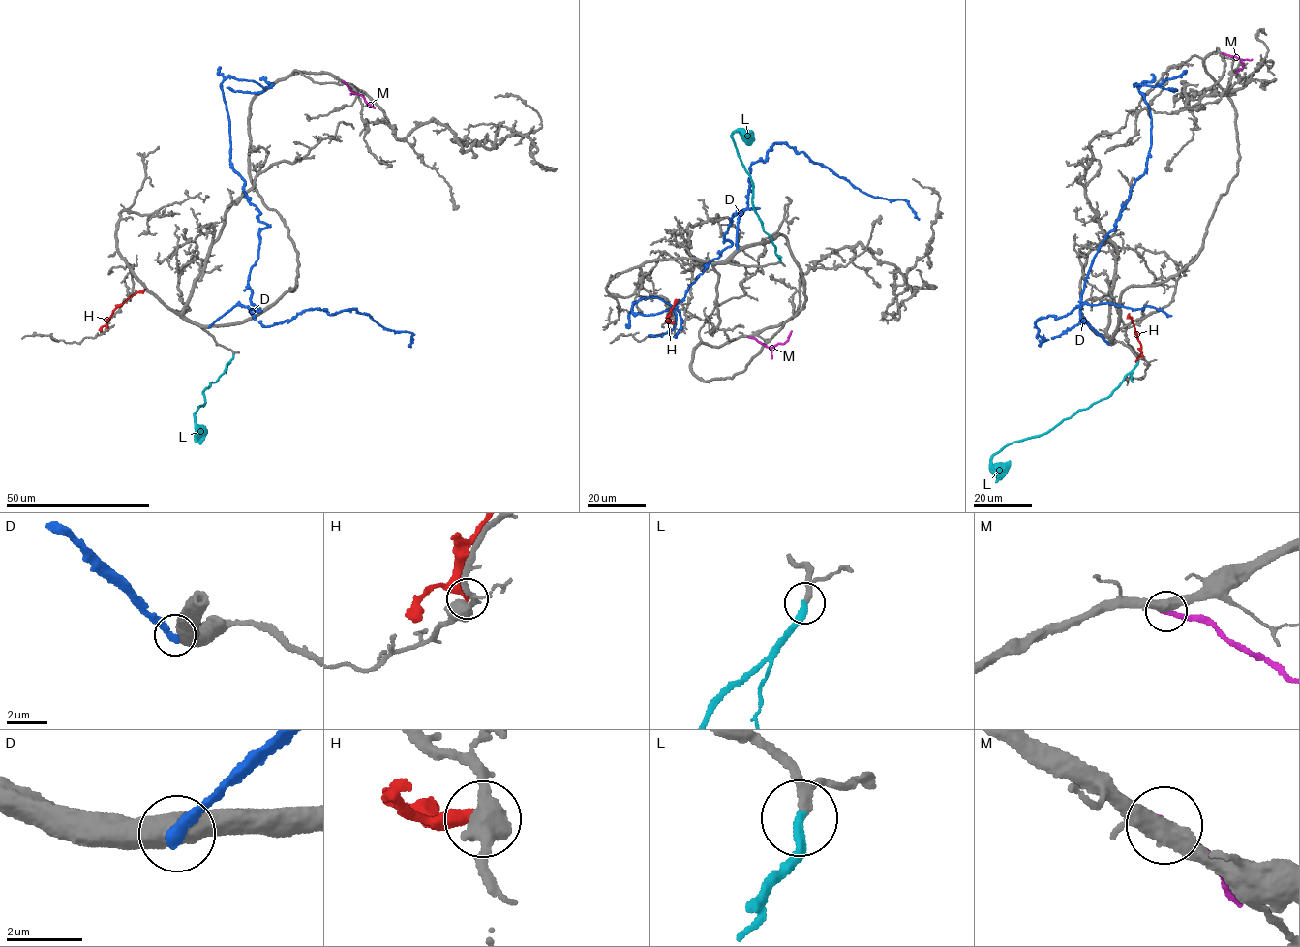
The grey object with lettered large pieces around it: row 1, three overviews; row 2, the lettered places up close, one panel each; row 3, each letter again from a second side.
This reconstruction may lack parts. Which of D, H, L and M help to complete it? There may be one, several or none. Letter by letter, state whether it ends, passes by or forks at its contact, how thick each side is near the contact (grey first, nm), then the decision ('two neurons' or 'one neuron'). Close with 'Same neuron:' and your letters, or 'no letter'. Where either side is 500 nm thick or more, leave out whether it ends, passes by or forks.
D: 550 nm thick on the grey side, 360 nm on the other; two neurons
H: it ends there; 480 nm thick on the grey side, 400 nm on the other; two neurons
L: it ends there; 200 nm thick on the grey side, 280 nm on the other; one neuron
M: it ends there; 460 nm thick on the grey side, 280 nm on the other; two neurons
Same neuron: L

